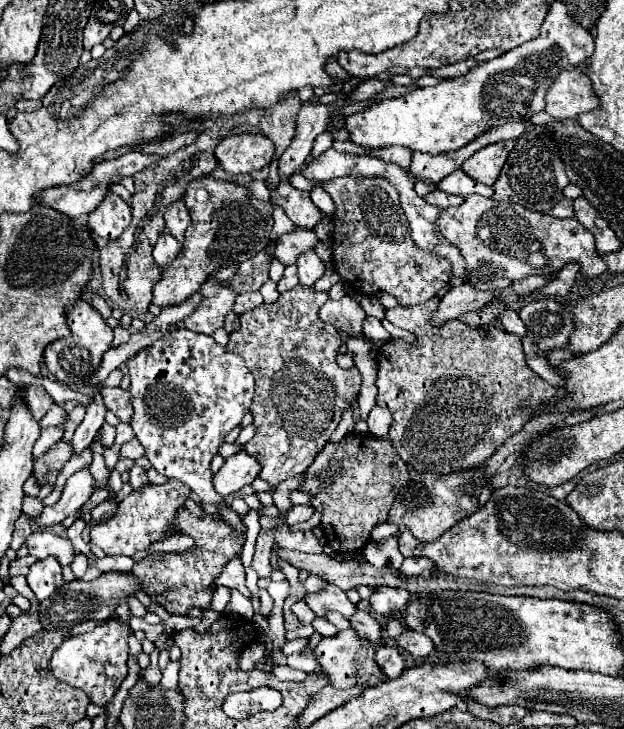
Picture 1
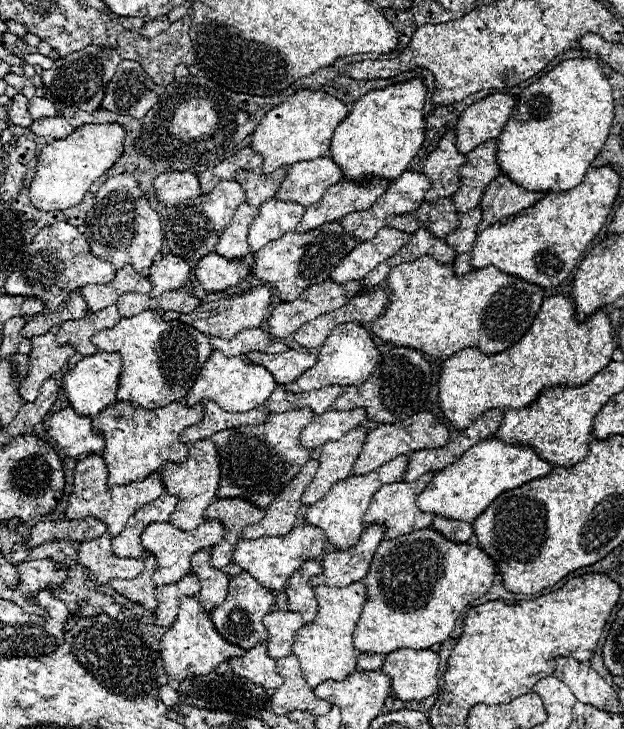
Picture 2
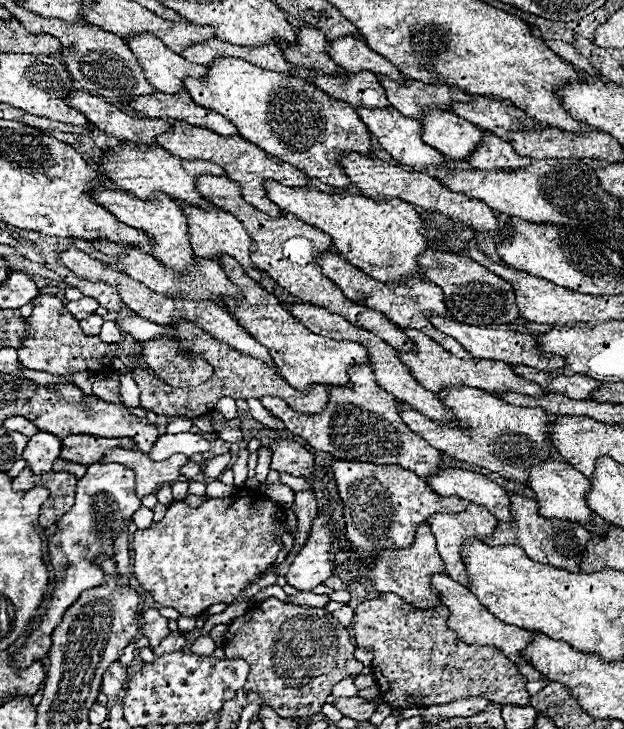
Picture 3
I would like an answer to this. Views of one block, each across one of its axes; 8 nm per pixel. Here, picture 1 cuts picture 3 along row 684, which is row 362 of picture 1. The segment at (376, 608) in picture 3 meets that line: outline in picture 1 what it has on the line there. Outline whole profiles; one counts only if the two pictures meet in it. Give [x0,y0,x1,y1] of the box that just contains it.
[376,298,556,474]

